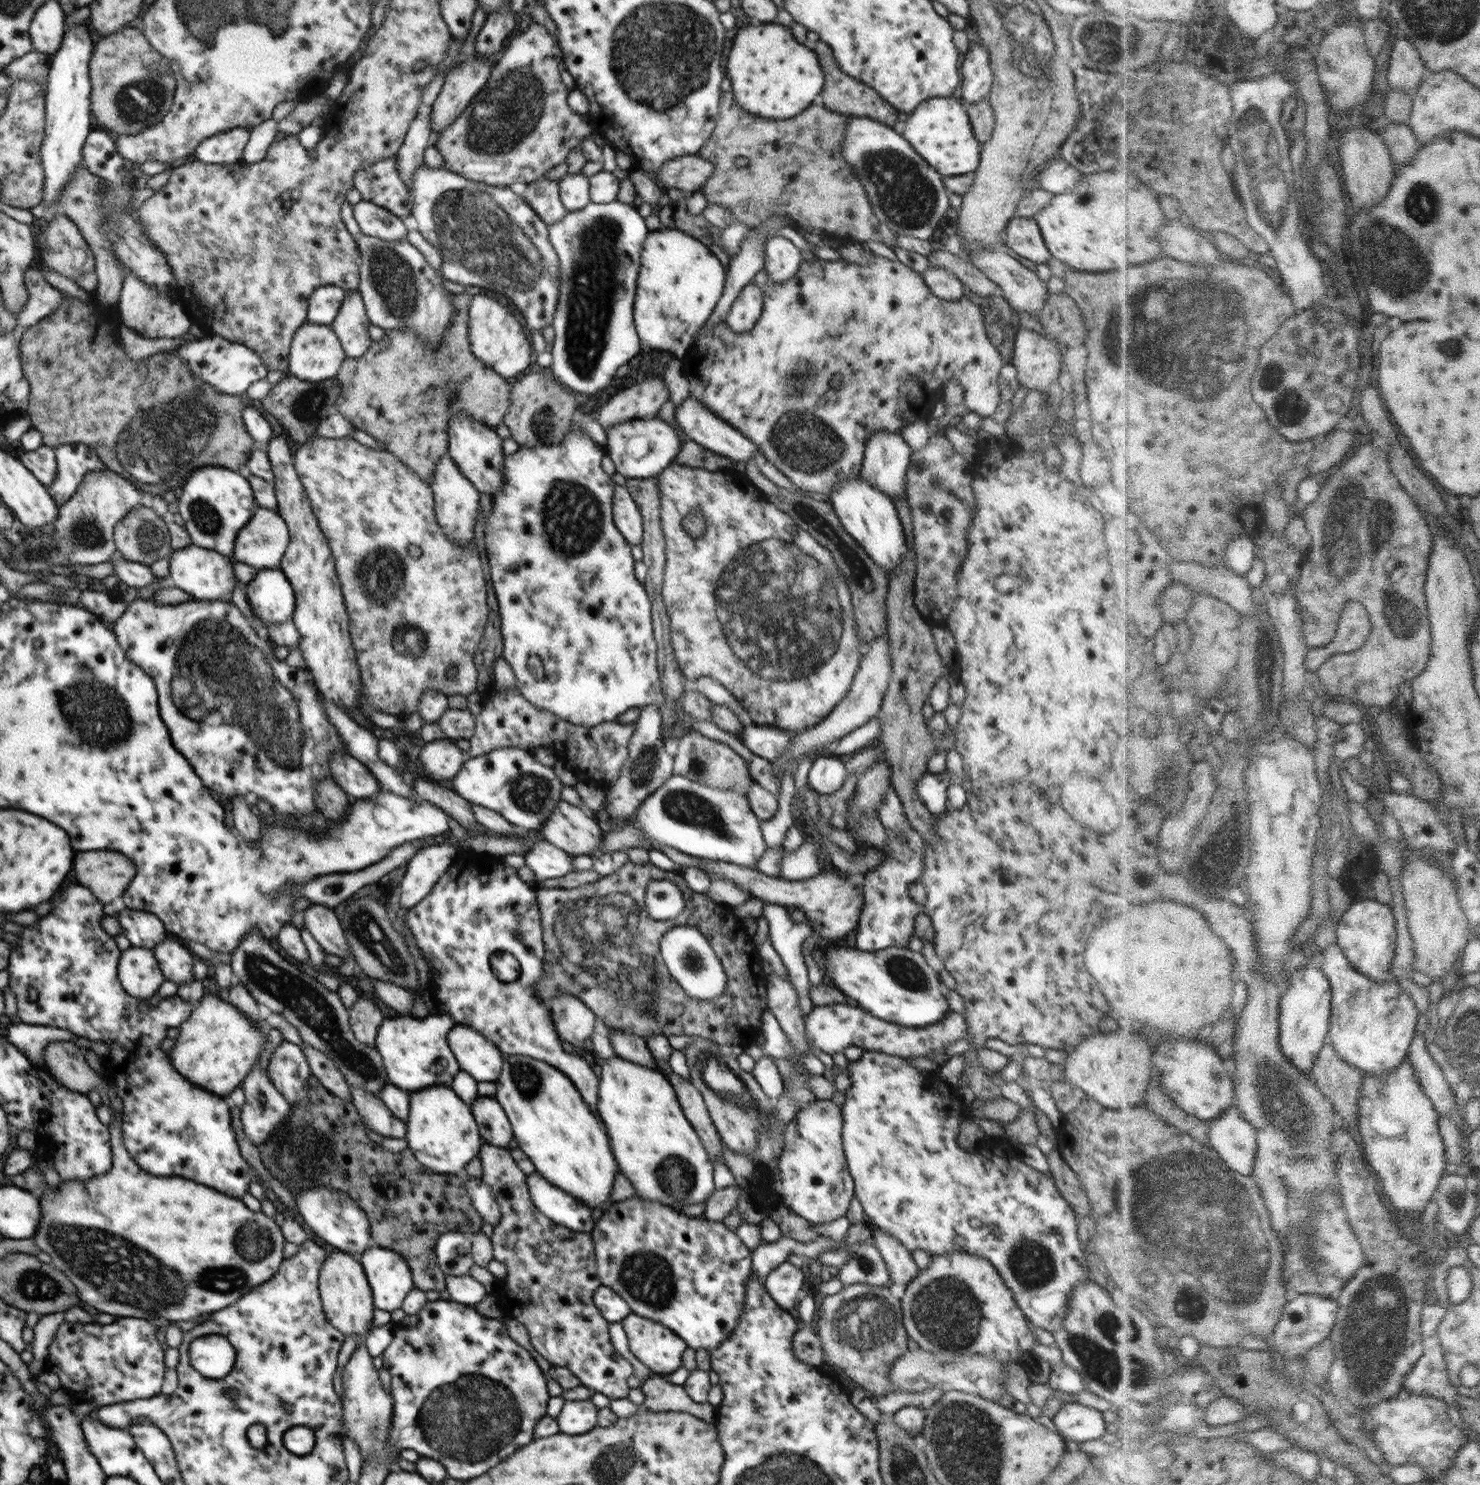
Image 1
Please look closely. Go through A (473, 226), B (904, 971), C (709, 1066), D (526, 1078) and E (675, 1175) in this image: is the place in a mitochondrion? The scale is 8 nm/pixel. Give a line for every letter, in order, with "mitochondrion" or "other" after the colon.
A: mitochondrion
B: mitochondrion
C: mitochondrion
D: mitochondrion
E: mitochondrion

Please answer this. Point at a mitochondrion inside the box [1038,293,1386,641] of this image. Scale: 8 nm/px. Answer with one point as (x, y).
(1291, 408)

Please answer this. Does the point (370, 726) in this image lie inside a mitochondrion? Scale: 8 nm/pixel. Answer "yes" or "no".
no

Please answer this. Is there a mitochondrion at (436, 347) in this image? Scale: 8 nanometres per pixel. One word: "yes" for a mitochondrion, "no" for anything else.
no

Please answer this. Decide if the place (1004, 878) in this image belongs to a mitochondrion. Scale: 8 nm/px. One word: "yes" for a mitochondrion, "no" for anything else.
no

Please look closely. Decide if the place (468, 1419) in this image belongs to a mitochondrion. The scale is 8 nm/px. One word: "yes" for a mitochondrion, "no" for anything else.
yes

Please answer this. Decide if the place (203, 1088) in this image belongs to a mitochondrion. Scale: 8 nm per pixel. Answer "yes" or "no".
no

